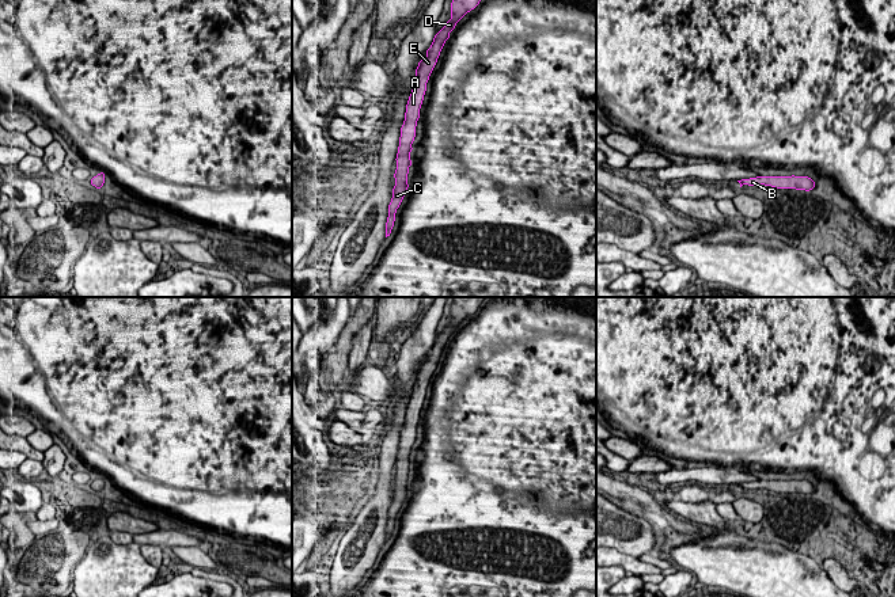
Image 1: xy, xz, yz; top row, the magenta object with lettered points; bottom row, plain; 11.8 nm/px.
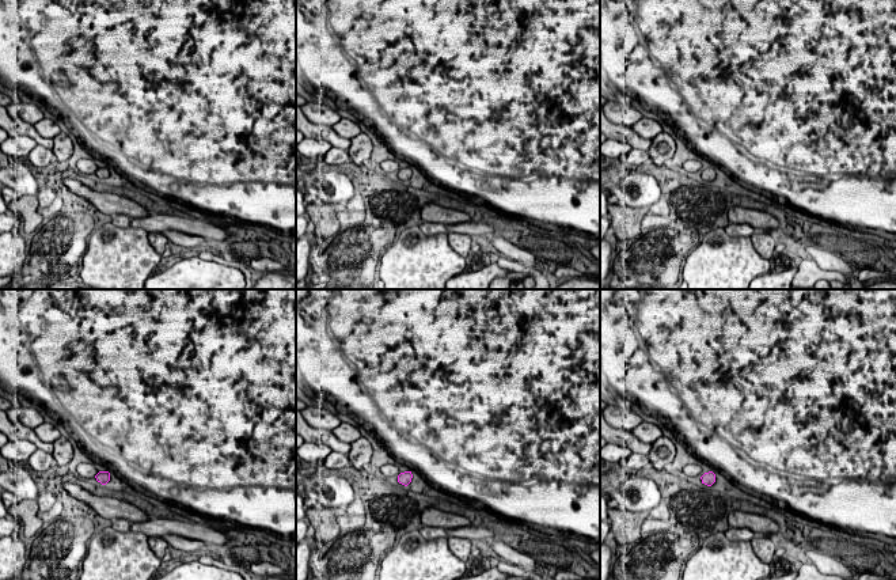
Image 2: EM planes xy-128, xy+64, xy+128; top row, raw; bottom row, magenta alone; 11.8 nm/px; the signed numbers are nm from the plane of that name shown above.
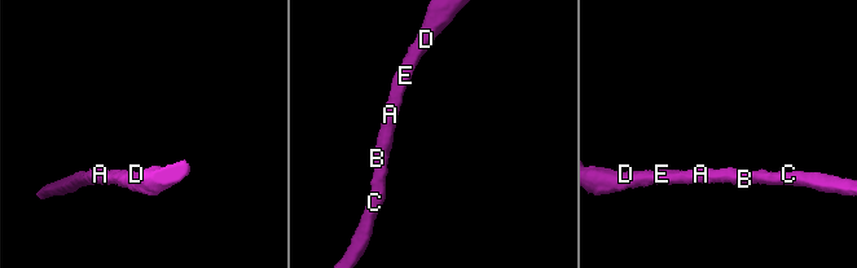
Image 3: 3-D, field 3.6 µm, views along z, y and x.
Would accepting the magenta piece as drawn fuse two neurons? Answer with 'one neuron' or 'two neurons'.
one neuron

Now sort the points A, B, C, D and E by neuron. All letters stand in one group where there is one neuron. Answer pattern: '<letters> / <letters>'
A B C D E

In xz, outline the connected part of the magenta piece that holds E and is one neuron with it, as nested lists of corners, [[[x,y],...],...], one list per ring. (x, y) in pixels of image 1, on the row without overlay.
[[[452,297],[451,323],[435,339],[426,360],[418,366],[416,381],[413,384],[413,393],[409,400],[405,417],[405,425],[401,431],[399,450],[397,457],[397,474],[394,478],[395,490],[392,493],[392,502],[388,509],[388,521],[386,526],[386,541],[390,540],[395,525],[395,517],[403,501],[407,498],[407,478],[412,469],[410,456],[412,448],[416,441],[416,430],[420,422],[420,412],[426,395],[426,387],[437,366],[440,355],[450,342],[450,336],[455,332],[456,327],[471,313],[474,313],[486,297]]]

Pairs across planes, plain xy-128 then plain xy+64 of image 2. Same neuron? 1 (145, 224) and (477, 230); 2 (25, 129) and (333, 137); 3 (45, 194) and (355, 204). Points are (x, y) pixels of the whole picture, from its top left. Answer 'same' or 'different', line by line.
1: same
2: same
3: same

